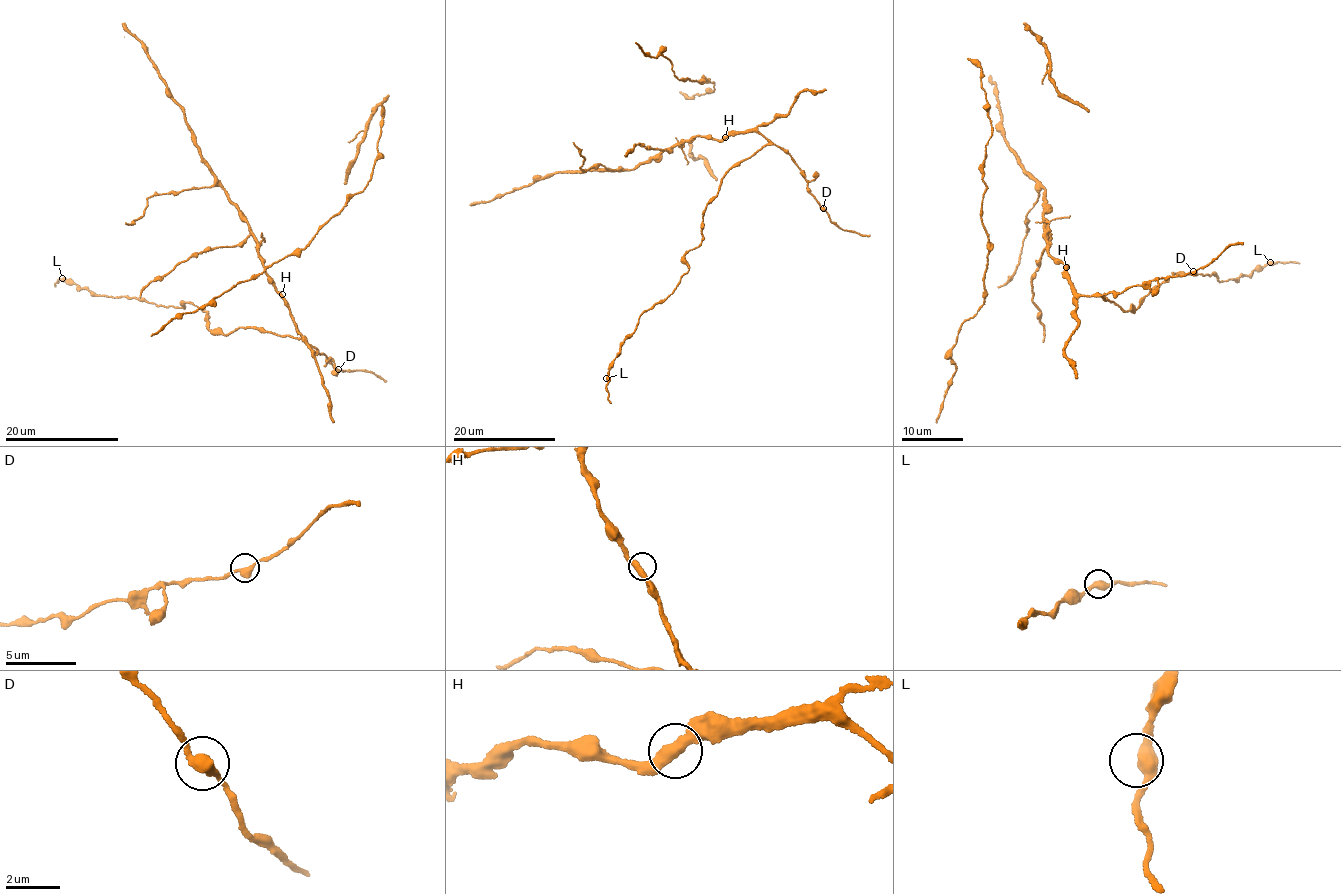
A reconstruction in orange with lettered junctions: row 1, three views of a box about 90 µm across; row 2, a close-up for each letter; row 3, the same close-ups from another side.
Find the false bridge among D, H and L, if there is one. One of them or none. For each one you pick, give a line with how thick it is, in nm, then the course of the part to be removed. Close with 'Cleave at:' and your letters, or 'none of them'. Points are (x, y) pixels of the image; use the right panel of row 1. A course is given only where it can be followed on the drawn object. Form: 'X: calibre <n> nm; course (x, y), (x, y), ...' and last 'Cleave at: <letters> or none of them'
D: calibre 400 nm
Cleave at: D

